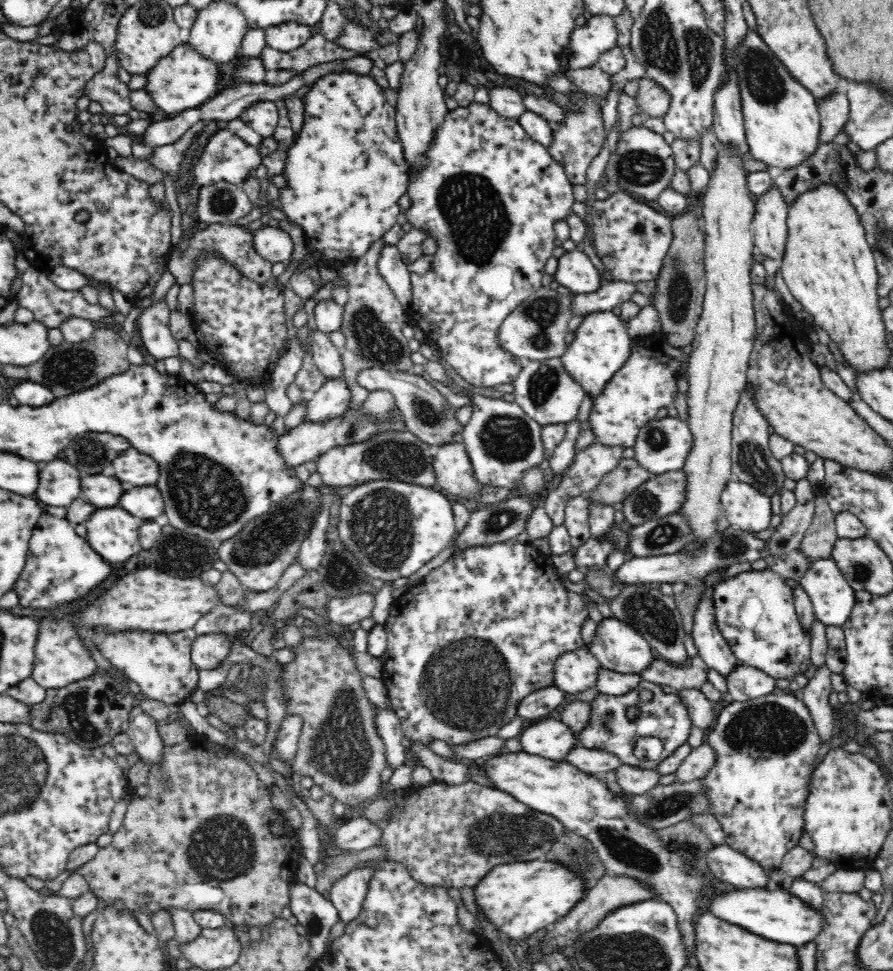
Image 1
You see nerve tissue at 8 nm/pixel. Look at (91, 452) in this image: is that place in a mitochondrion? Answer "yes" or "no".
yes

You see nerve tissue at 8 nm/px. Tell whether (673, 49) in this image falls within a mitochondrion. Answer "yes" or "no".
yes

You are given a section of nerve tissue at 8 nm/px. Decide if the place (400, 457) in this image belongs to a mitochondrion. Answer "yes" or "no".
yes

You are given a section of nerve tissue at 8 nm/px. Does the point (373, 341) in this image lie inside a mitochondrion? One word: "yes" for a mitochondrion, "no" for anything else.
yes

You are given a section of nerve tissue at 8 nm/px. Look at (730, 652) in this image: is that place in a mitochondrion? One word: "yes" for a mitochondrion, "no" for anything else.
no

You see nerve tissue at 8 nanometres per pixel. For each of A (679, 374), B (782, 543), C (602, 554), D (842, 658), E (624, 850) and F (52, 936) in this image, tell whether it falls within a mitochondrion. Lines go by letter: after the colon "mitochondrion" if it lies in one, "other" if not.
A: other
B: other
C: other
D: other
E: mitochondrion
F: mitochondrion

